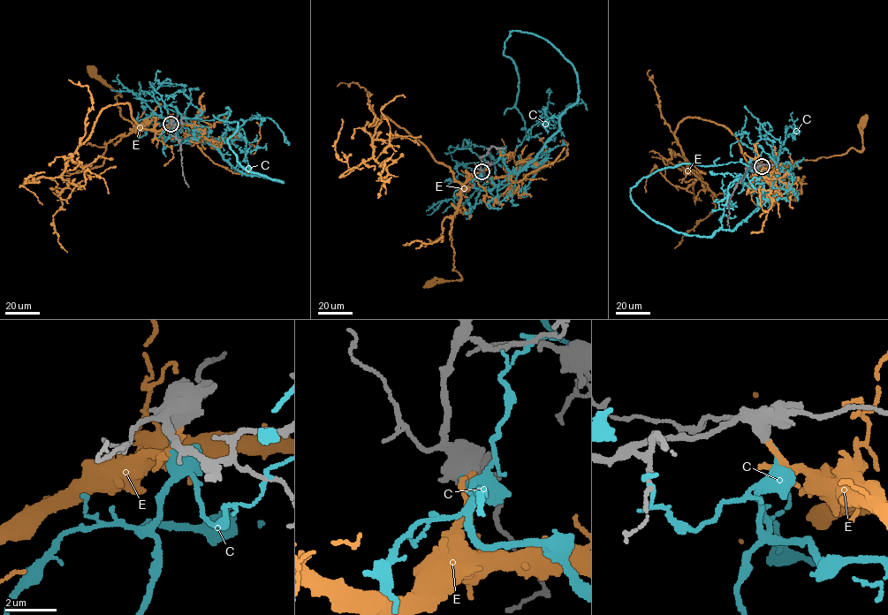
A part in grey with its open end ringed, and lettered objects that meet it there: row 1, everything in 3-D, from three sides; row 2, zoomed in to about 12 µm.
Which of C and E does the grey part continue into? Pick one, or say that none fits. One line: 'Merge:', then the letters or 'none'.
Merge: E

